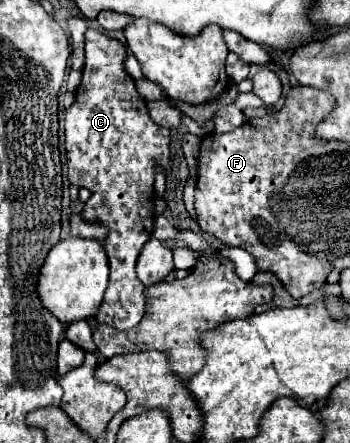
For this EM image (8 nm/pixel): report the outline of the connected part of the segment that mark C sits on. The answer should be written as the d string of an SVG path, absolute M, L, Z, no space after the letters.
M88 30L86 32L86 60L84 60L84 70L82 70L82 82L80 82L80 86L78 86L78 90L76 90L76 102L66 110L66 114L64 114L64 132L66 132L66 156L68 156L68 180L70 180L70 184L74 184L74 186L80 186L80 188L88 188L90 192L92 192L92 196L90 196L90 200L84 204L84 210L82 210L82 216L86 218L86 220L90 220L90 222L102 222L102 224L106 224L108 226L108 238L106 238L106 242L104 242L104 248L106 248L106 254L108 254L108 260L110 260L110 284L108 284L108 290L106 290L106 294L104 294L104 302L102 302L102 306L100 306L100 310L98 310L98 314L96 314L96 320L98 322L102 322L102 324L108 324L108 326L114 326L116 330L130 330L130 328L134 328L140 320L142 320L142 316L144 316L144 306L146 306L146 298L144 298L144 284L138 280L138 276L136 276L136 258L138 258L138 254L140 254L140 250L142 250L142 246L146 244L146 240L150 238L150 234L152 234L152 228L154 228L154 164L158 162L166 172L170 170L170 130L168 128L162 128L162 126L158 126L158 124L154 124L152 122L152 118L150 118L150 114L148 114L148 108L146 108L146 102L140 98L140 94L136 92L136 86L134 86L134 80L132 80L132 76L124 70L124 60L126 60L126 46L122 44L122 42L118 42L118 40L114 40L114 38L110 38L110 36L106 36L106 34L102 34L102 32L98 32L98 30Z

